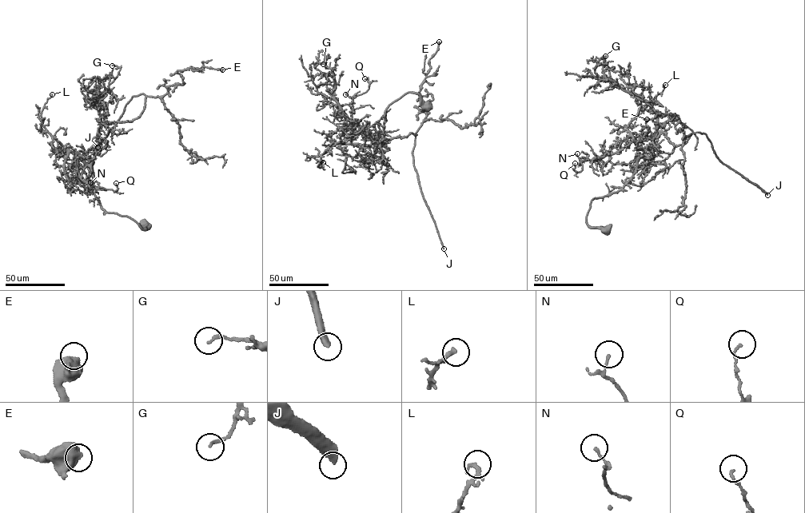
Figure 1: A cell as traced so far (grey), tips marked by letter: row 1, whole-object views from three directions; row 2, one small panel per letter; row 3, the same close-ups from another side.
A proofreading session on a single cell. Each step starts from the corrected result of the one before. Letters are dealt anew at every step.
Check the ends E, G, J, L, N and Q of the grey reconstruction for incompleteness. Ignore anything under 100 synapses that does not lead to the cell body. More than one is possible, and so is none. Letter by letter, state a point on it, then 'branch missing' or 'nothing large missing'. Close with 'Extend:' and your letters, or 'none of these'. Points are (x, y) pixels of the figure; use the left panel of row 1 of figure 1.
E: at (222, 69); nothing large missing
G: at (112, 65); nothing large missing
J: at (97, 147); branch missing
L: at (52, 94); nothing large missing
N: at (90, 182); nothing large missing
Q: at (116, 183); nothing large missing
Extend: J

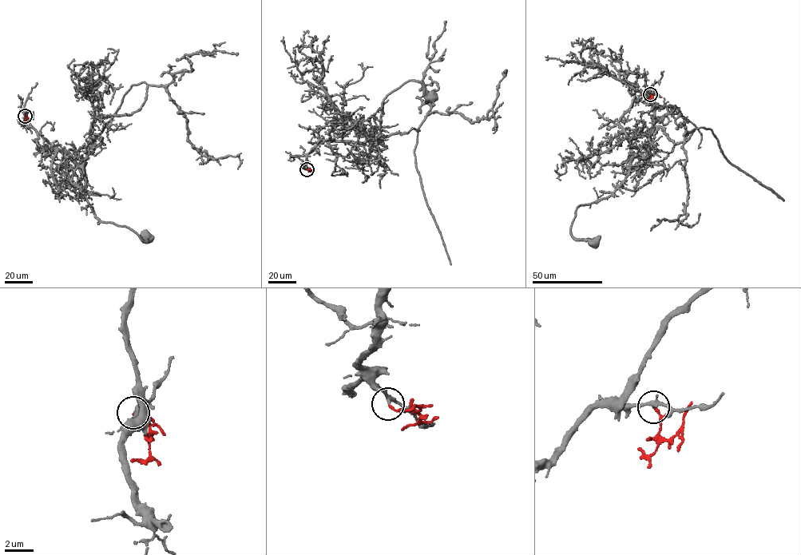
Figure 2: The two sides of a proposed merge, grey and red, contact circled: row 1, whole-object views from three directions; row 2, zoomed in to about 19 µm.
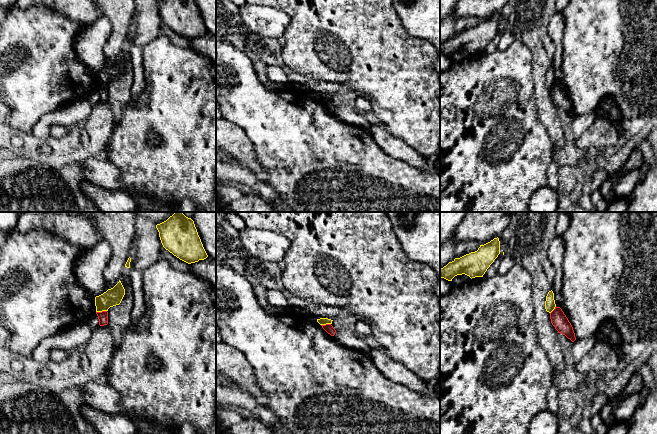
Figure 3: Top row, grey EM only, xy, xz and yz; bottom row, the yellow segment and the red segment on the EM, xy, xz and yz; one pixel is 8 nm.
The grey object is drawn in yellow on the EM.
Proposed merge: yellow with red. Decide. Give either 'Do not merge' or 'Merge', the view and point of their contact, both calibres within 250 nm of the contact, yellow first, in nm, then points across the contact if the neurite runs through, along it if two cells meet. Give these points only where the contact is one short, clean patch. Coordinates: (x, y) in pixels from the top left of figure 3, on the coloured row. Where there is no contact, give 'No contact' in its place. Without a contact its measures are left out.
Do not merge. Touches yellow at xy (101, 311). Thickness 140 nm (yellow) against 80 nm. Boundary: xy (106, 310), (96, 312)

